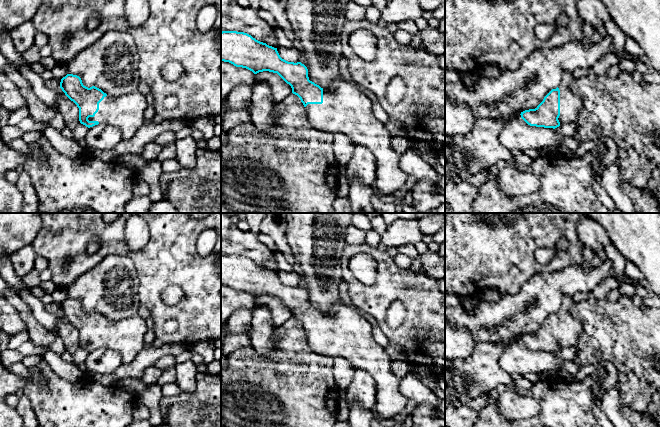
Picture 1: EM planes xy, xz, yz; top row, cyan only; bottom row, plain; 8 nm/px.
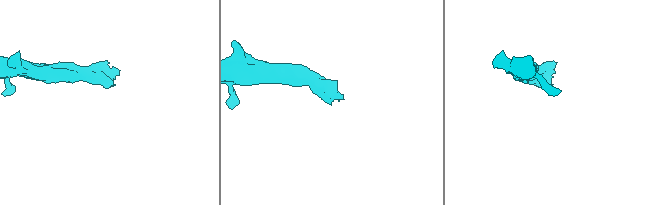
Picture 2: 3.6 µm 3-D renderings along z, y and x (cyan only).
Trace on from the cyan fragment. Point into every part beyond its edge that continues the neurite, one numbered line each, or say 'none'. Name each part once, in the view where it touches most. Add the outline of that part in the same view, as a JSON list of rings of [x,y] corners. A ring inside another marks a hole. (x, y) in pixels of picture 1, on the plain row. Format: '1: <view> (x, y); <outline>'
1: xy (126, 336); [[[138,314],[117,321],[106,320],[99,327],[98,336],[88,344],[117,351],[123,364],[129,364],[145,347],[147,330],[146,321]]]

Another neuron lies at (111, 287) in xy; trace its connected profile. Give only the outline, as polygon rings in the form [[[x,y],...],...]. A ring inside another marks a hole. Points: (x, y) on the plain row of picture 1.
[[[108,255],[66,288],[68,298],[77,299],[86,311],[95,310],[107,320],[117,321],[138,314],[139,278],[129,257]]]

